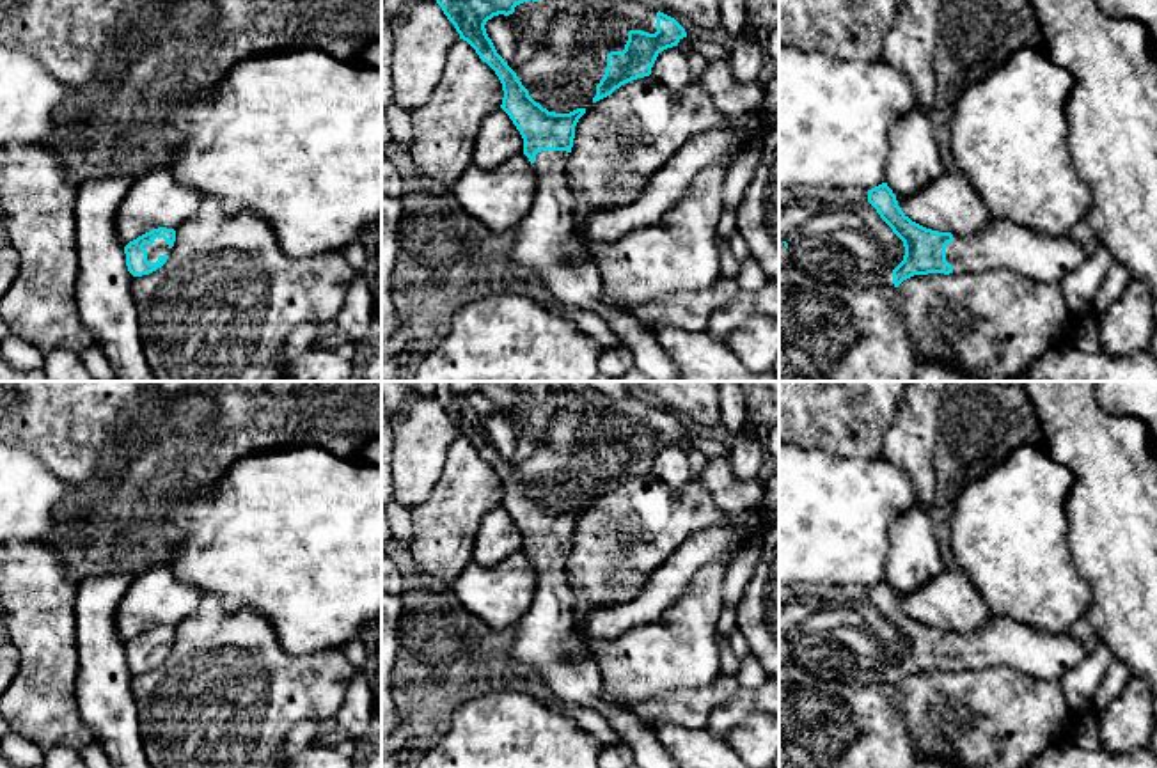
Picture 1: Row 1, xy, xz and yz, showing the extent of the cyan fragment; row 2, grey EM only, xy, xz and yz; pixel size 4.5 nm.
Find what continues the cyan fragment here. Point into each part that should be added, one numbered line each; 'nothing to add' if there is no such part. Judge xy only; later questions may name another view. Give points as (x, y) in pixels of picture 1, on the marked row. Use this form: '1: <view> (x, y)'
1: xy (158, 247)

